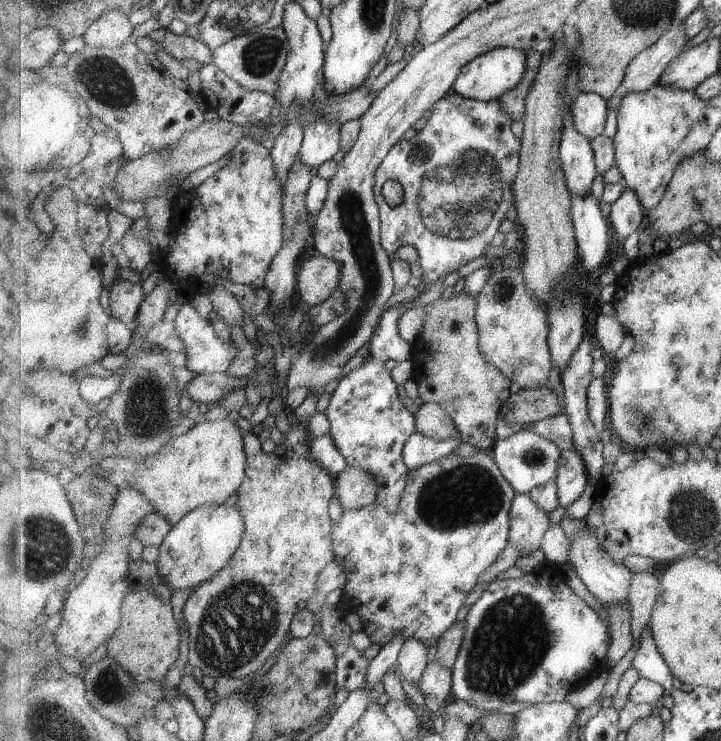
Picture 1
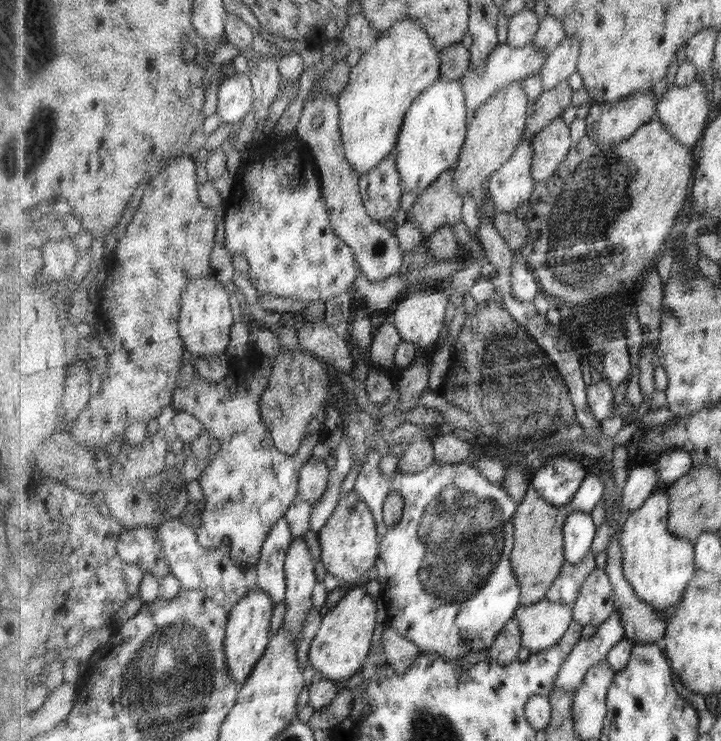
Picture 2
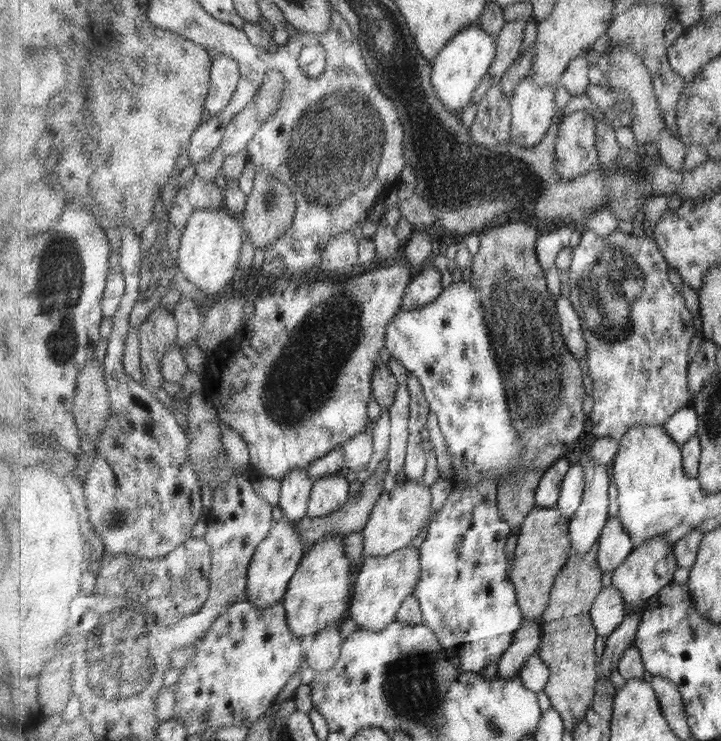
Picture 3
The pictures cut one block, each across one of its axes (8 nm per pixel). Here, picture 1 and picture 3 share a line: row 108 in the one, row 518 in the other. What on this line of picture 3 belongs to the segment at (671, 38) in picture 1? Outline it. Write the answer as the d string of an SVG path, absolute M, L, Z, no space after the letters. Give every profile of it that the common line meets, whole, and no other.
M617 515L610 518L599 540L598 563L600 569L604 573L613 573L627 560L635 548L633 539L625 531L621 519Z

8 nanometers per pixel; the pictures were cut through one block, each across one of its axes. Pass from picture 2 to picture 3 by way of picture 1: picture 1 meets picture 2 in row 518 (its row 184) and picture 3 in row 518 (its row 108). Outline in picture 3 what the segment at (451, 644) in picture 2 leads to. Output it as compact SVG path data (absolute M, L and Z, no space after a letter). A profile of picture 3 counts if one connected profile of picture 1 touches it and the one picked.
M483 480L481 484L475 486L471 486L470 484L454 484L442 510L432 516L432 520L428 526L428 534L420 546L421 574L420 582L417 583L414 595L420 600L423 623L429 625L429 628L432 628L433 632L436 632L436 635L440 637L441 644L444 644L445 650L450 652L452 661L465 672L481 673L493 660L498 661L505 655L508 648L512 646L515 634L520 630L520 626L525 619L521 605L518 603L516 585L513 584L512 576L509 572L510 561L507 558L507 538L511 535L512 526L500 514L498 487L496 484L493 484L493 480Z

